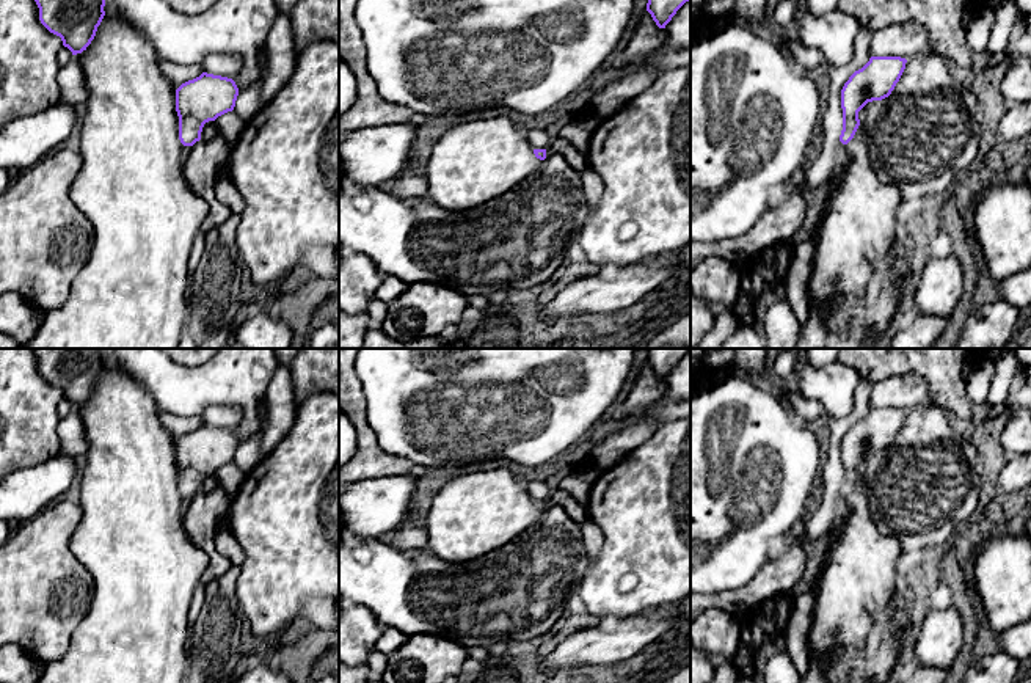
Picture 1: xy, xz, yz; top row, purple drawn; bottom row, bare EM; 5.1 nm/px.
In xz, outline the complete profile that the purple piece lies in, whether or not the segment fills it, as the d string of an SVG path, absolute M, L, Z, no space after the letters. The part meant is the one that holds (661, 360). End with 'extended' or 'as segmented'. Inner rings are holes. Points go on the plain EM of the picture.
M648 349L647 363L659 380L665 380L676 363L689 352L690 349Z; as segmented

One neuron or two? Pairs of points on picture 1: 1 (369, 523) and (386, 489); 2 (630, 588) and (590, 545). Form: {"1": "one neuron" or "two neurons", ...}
{"1": "one neuron", "2": "two neurons"}

